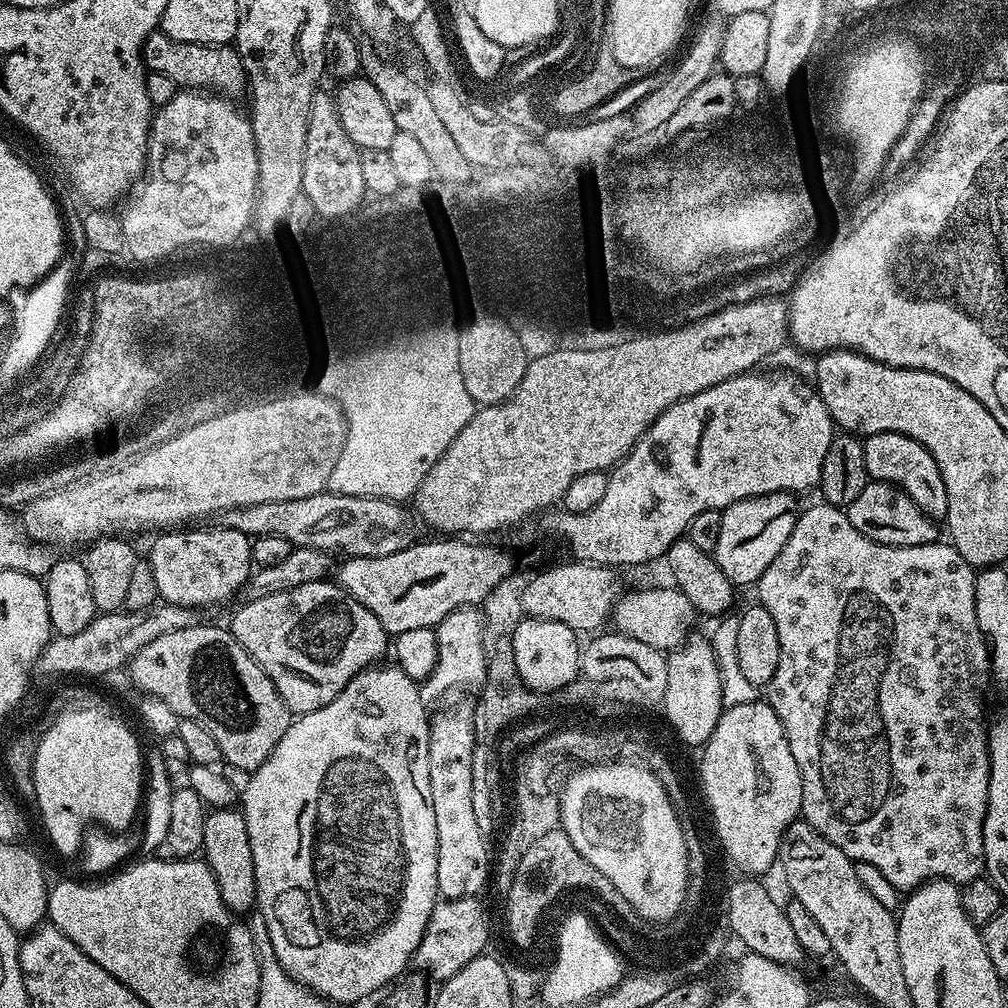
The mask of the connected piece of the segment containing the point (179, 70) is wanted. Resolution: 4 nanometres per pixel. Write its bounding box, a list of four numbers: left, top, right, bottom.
[142,30,245,98]

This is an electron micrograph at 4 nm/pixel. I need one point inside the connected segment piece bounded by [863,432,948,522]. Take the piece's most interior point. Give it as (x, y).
(900, 460)

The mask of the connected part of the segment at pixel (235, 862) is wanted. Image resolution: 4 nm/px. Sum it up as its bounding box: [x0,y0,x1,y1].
[202,806,256,914]

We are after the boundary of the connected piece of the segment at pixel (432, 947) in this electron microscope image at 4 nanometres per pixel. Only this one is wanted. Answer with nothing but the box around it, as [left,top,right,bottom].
[414,896,486,982]

